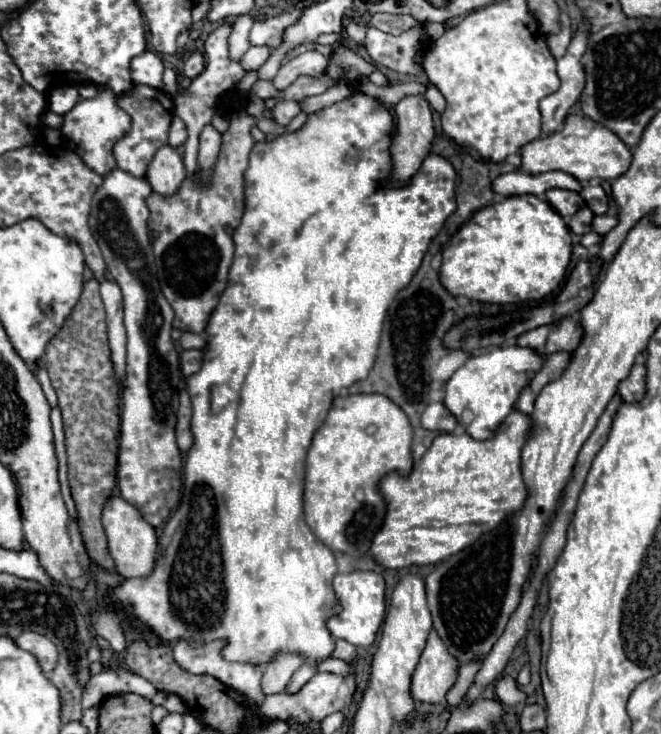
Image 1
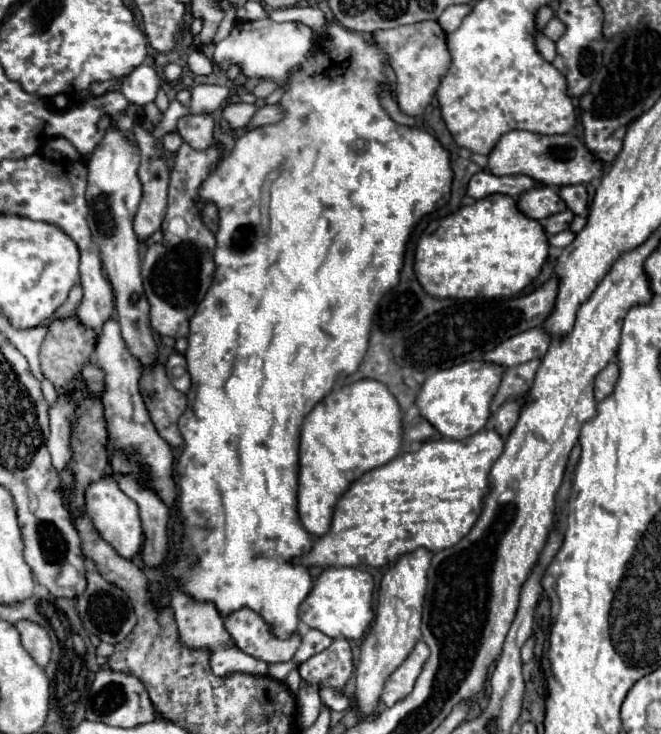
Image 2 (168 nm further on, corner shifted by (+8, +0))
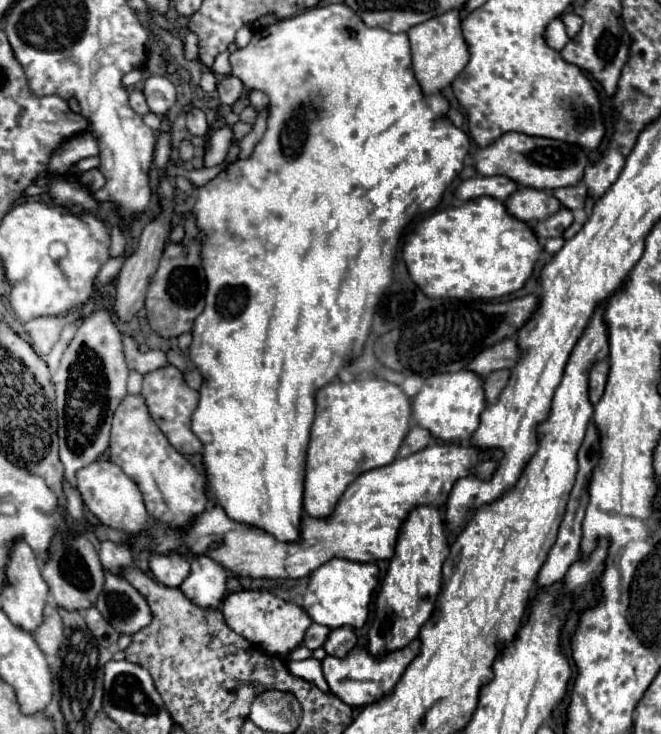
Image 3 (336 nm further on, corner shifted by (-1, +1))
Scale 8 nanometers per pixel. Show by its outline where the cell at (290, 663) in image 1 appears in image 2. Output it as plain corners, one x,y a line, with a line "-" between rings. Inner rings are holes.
248,607
228,613
224,617
224,627
238,649
266,663
290,661
300,645
300,633
292,633
288,639
278,639
272,627

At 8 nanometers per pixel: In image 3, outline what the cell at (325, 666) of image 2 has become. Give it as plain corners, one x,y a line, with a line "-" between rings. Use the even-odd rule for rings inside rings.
337,628
331,630
329,640
325,642
325,652
335,658
345,658
357,646
357,636
351,628

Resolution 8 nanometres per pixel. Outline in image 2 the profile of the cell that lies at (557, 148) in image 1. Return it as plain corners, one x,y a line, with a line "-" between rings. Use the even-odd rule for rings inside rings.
510,131
500,137
496,147
488,155
488,167
492,175
528,175
538,185
578,185
600,177
604,165
572,135
538,135
530,131

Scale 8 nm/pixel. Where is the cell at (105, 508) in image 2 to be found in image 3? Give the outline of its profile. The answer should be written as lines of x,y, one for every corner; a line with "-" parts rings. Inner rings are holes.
95,460
87,468
77,472
77,486
83,502
87,508
109,528
115,528
127,536
137,536
143,532
147,524
147,508
143,504
143,496
137,484
113,462
109,460

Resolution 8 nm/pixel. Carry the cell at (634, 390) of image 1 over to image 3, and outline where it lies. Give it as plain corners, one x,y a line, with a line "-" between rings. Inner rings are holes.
607,360
597,362
593,366
593,374
589,376
589,392
593,404
597,404
599,398
603,396
603,384
607,384

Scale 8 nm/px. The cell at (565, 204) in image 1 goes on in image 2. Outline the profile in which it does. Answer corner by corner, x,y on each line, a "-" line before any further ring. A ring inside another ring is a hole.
534,185
532,189
524,191
518,199
516,199
516,207
530,219
542,221
554,213
560,213
566,209
564,201
558,197
554,187
546,187
546,185

